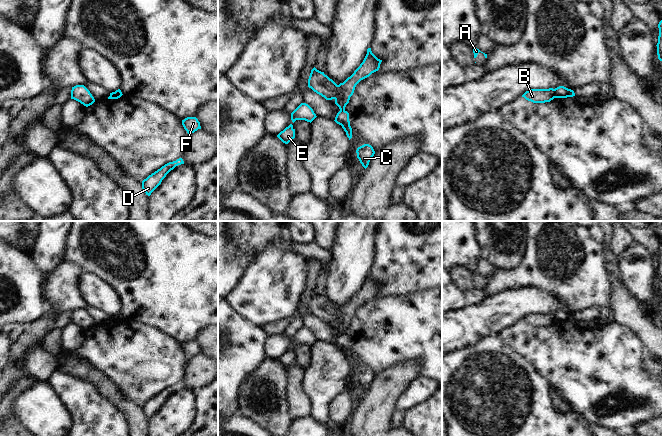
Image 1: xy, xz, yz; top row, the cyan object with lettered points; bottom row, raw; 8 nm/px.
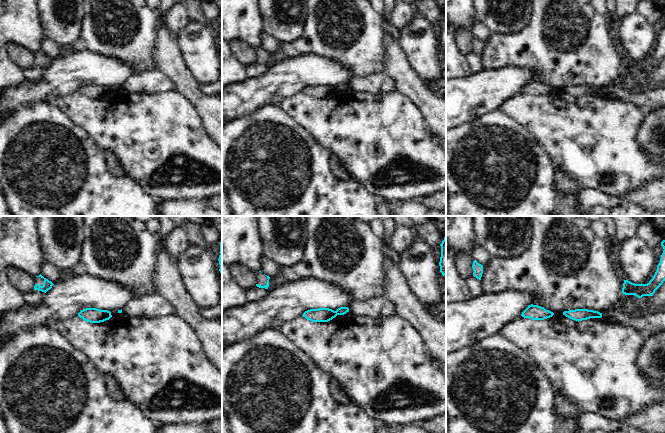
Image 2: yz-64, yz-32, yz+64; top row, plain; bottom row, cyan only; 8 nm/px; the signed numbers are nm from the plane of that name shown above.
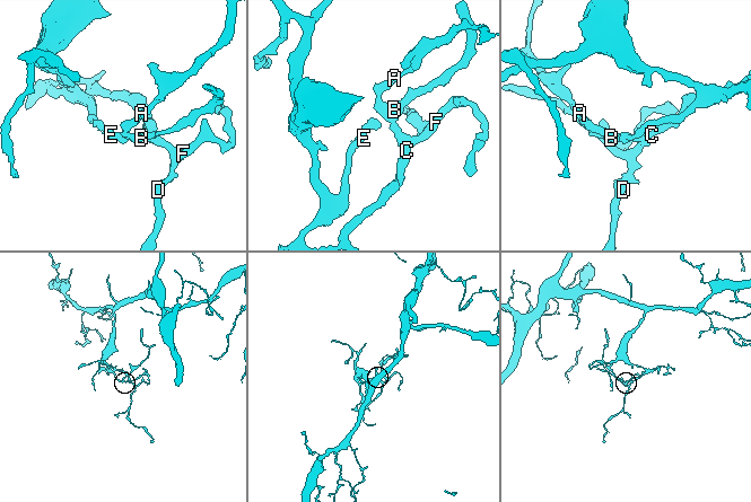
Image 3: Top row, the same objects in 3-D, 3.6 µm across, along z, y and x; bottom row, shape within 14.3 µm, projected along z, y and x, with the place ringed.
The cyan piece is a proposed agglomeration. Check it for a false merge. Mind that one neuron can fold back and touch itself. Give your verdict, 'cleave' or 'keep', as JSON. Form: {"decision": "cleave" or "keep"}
{"decision": "cleave"}

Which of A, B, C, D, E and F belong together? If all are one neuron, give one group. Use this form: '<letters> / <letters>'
A B / C D E F

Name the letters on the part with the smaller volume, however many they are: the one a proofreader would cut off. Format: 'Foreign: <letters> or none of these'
Foreign: A, B

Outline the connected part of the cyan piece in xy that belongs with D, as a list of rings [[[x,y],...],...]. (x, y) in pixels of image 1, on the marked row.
[[[179,158],[173,162],[169,162],[144,179],[142,181],[142,189],[146,195],[150,196],[151,193],[161,184],[166,175],[176,166],[181,164],[184,164],[182,158]]]

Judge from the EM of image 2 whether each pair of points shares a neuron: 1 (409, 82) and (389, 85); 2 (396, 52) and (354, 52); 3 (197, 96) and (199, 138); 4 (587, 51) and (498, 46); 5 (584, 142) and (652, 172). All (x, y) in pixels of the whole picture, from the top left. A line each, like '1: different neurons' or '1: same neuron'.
1: different neurons
2: different neurons
3: different neurons
4: same neuron
5: same neuron

